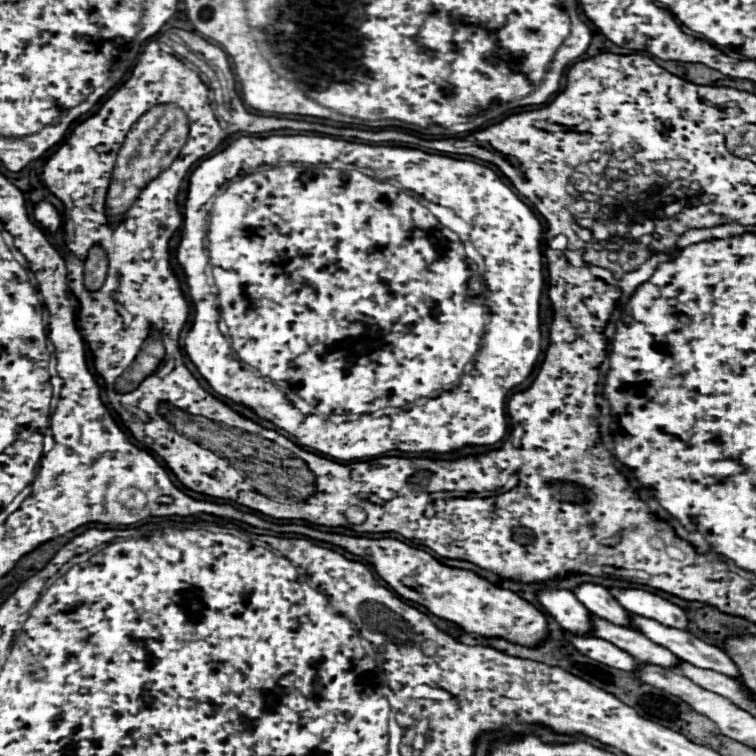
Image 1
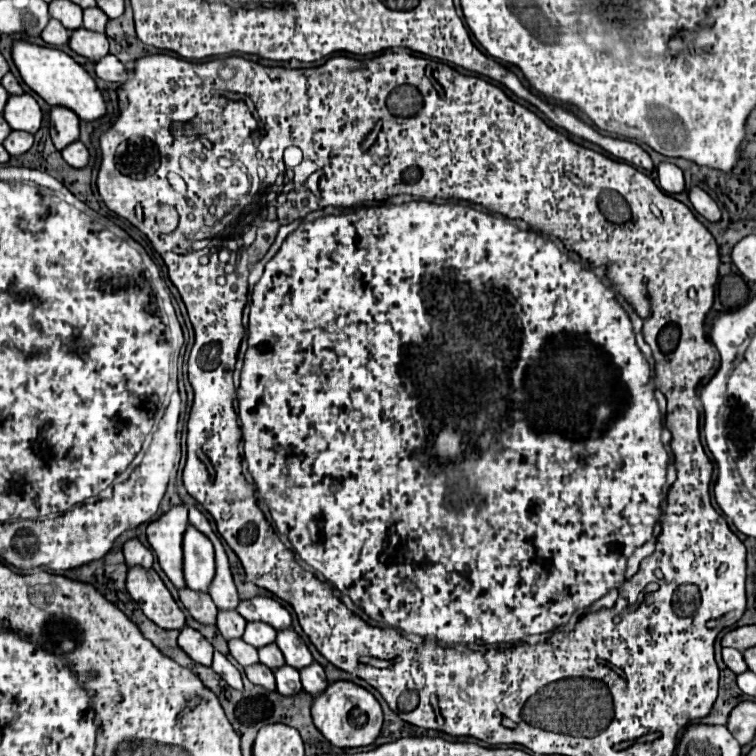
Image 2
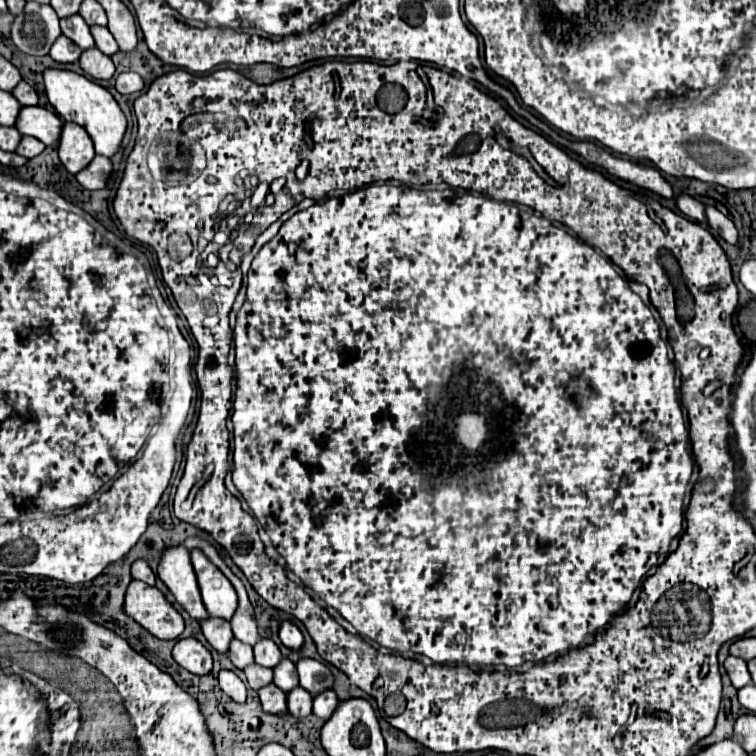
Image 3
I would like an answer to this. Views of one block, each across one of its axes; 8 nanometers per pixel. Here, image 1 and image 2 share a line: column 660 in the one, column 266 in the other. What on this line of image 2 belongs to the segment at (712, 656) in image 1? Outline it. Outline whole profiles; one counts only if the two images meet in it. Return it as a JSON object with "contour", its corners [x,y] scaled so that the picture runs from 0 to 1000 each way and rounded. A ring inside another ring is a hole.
{"contour":[[[325,825],[325,836],[323,836],[320,847],[336,857],[347,857],[347,854],[362,852],[365,836],[354,825]]]}

